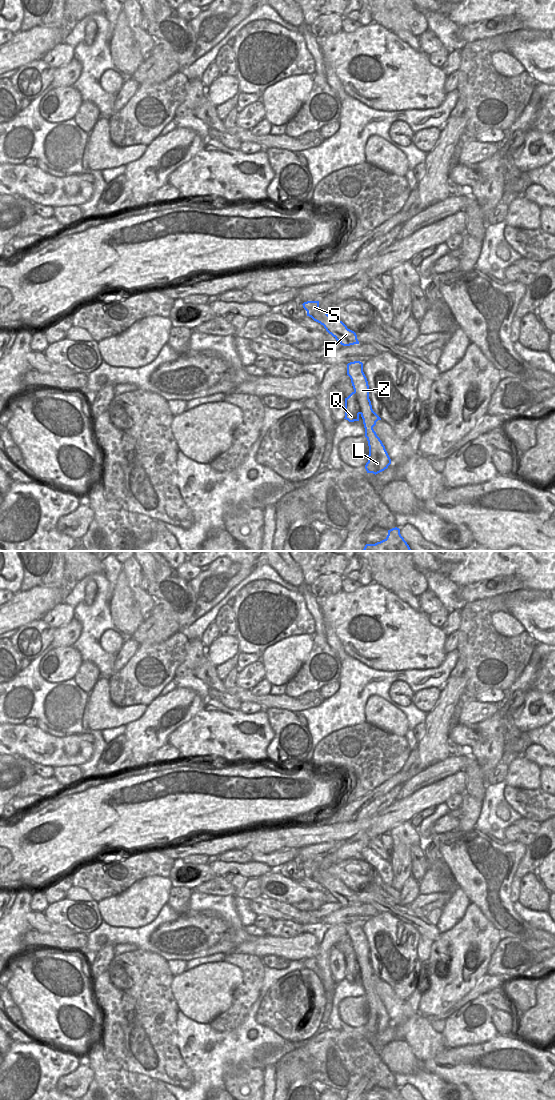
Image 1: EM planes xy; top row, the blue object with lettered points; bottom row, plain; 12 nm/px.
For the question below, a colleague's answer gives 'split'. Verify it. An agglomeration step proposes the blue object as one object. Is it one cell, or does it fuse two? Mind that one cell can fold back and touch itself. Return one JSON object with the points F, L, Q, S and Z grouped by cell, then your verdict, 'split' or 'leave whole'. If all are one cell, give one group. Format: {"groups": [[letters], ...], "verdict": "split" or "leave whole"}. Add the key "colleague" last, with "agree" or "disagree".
{"groups": [["F", "L", "S", "Z"], ["Q"]], "verdict": "split", "colleague": "agree"}

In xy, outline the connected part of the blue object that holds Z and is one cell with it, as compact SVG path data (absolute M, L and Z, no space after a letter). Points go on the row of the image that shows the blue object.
M354 361L347 364L347 375L356 393L357 400L361 408L361 417L365 428L365 437L368 441L369 455L365 465L367 473L378 474L391 464L391 459L380 438L373 427L381 418L373 411L369 399L369 385L363 372L363 363Z

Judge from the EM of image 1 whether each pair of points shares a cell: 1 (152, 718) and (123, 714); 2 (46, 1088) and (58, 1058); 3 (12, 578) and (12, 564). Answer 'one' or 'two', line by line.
1: two
2: one
3: one

